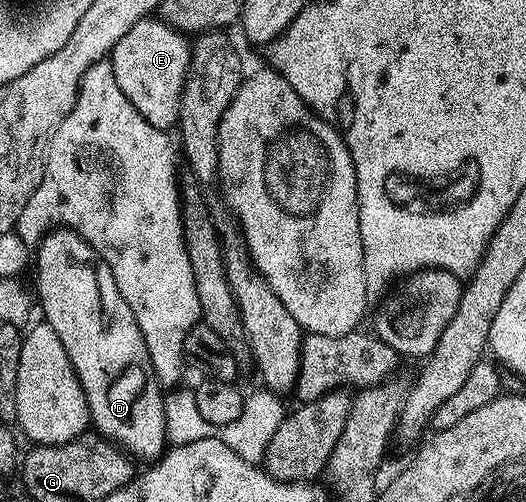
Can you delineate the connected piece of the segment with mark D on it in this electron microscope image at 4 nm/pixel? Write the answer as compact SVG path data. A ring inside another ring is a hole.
M62 227L54 228L52 231L45 234L44 239L40 241L38 247L35 249L34 268L35 264L36 288L34 287L34 292L38 297L39 311L40 308L44 311L43 319L54 330L54 334L58 334L58 338L62 338L62 346L66 346L66 354L70 358L70 362L78 374L78 382L86 394L91 427L95 429L99 435L105 436L105 438L111 440L112 443L120 445L129 456L135 458L137 461L148 460L144 462L152 462L163 456L166 451L166 445L168 444L166 414L164 413L165 393L162 391L160 383L156 381L156 375L154 374L152 363L150 362L150 354L146 350L146 342L142 338L142 330L138 330L138 322L134 322L134 310L130 310L130 306L126 306L126 298L122 298L122 294L118 294L118 282L114 278L110 266L106 266L104 259L100 257L79 234L74 230Z

